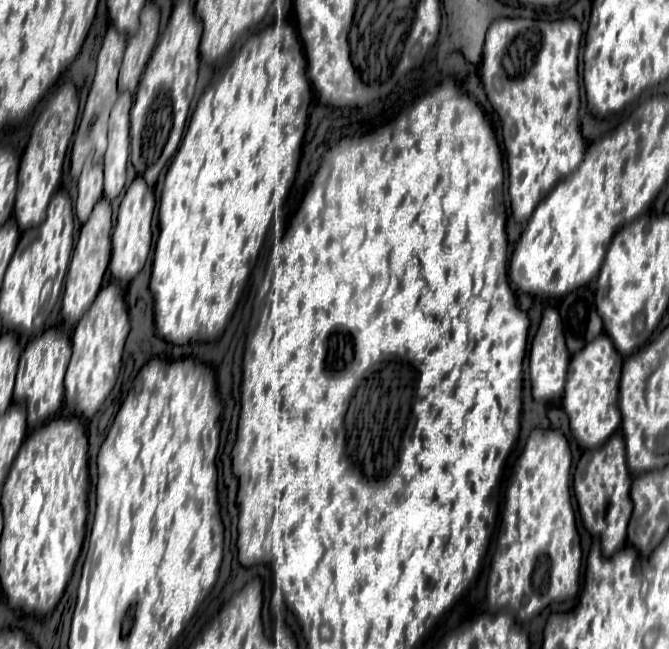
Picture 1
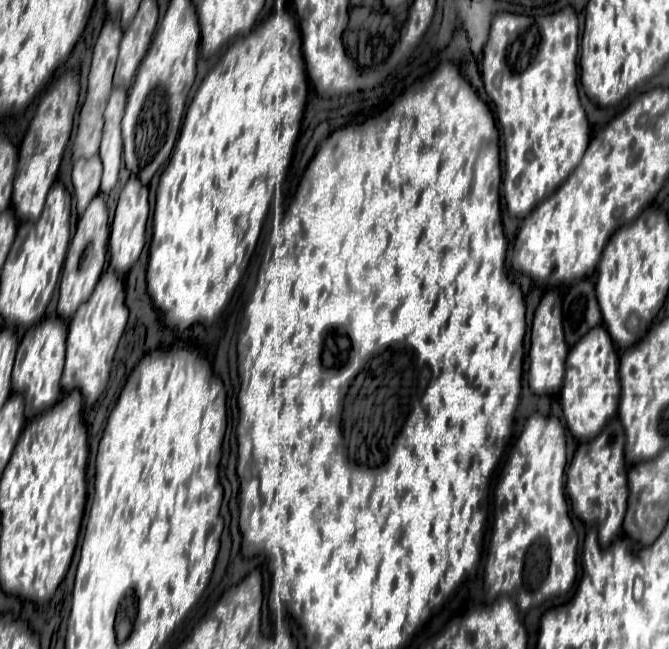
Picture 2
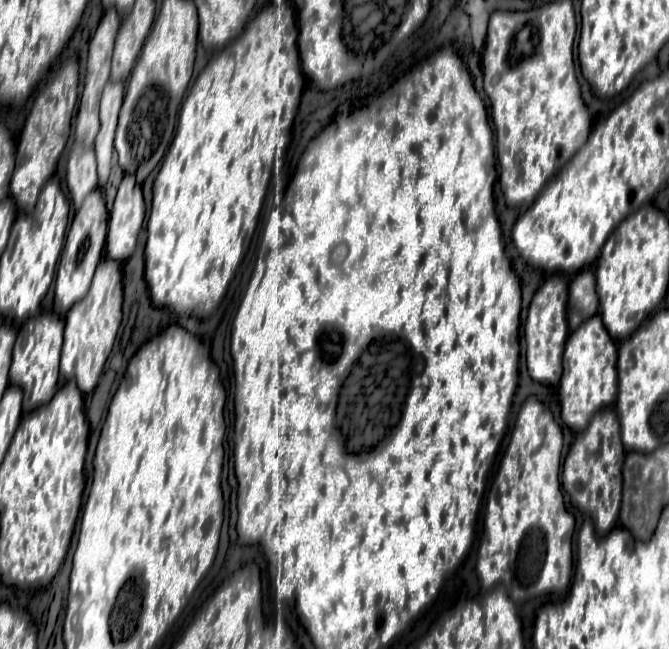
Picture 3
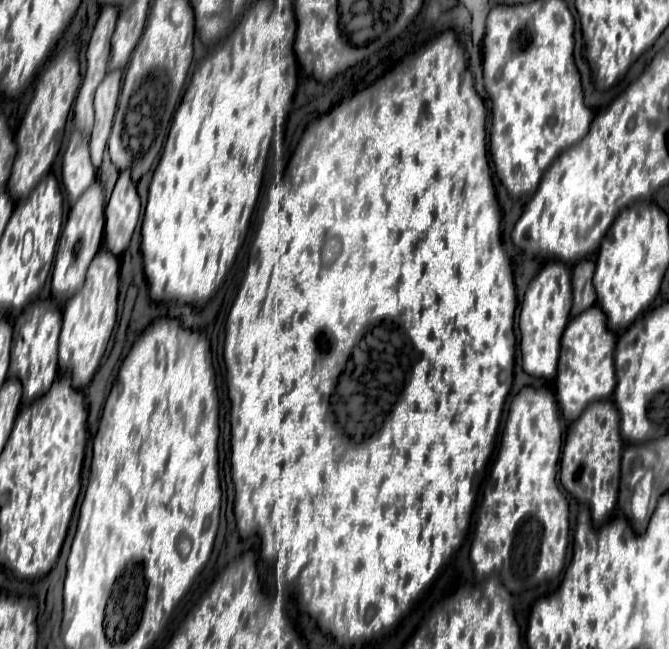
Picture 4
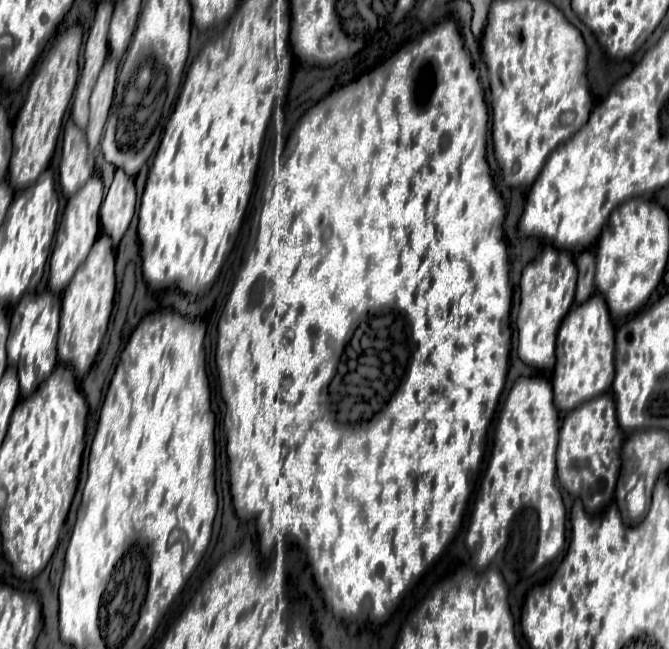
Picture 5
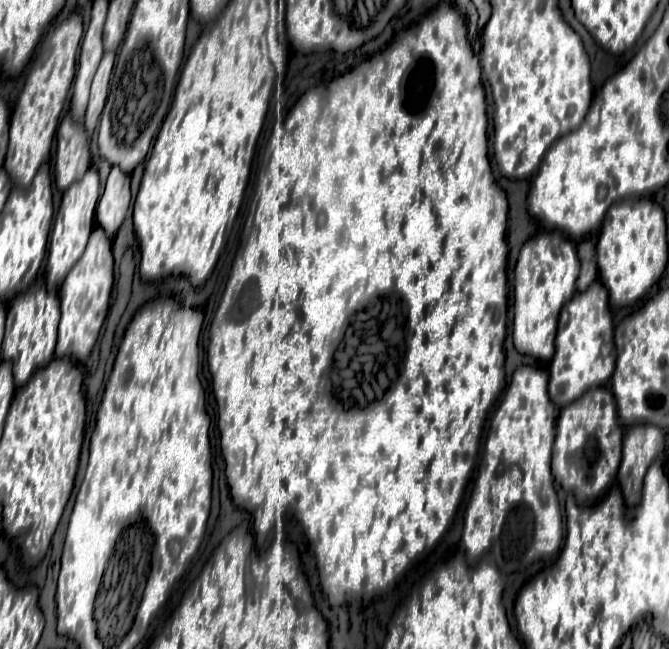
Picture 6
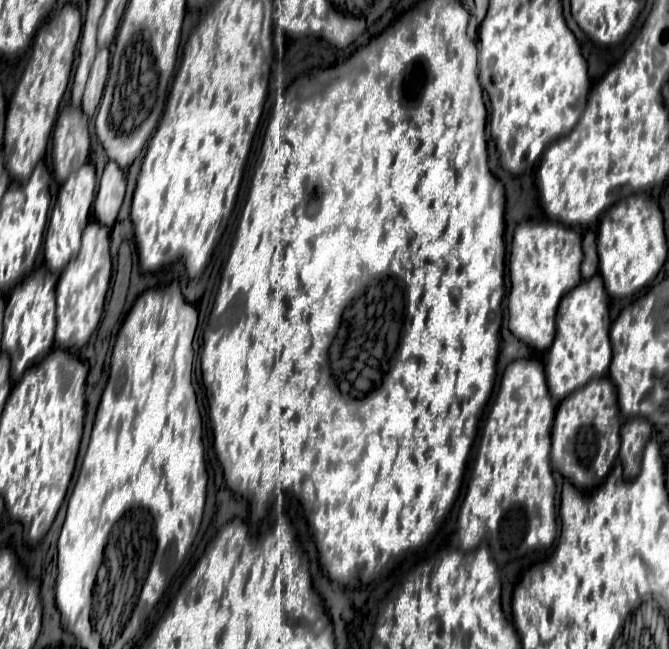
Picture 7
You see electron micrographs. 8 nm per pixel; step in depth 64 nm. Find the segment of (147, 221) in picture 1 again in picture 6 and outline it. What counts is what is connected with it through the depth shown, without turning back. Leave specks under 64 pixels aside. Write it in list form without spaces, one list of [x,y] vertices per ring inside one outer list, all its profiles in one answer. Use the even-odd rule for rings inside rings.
[[[112,166],[104,192],[96,206],[96,220],[98,226],[108,232],[110,238],[114,238],[118,226],[124,220],[124,214],[130,204],[130,178],[120,168]]]

